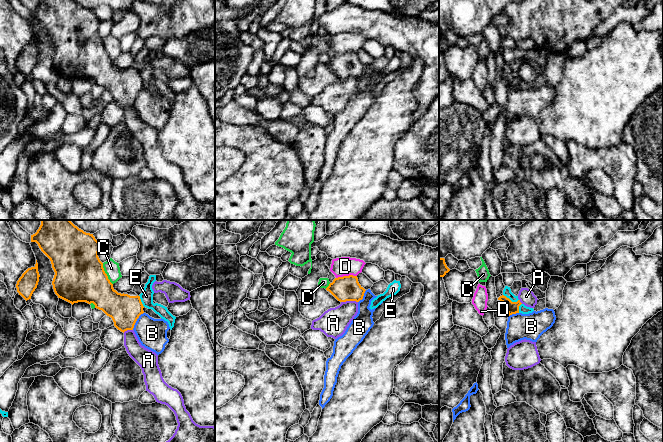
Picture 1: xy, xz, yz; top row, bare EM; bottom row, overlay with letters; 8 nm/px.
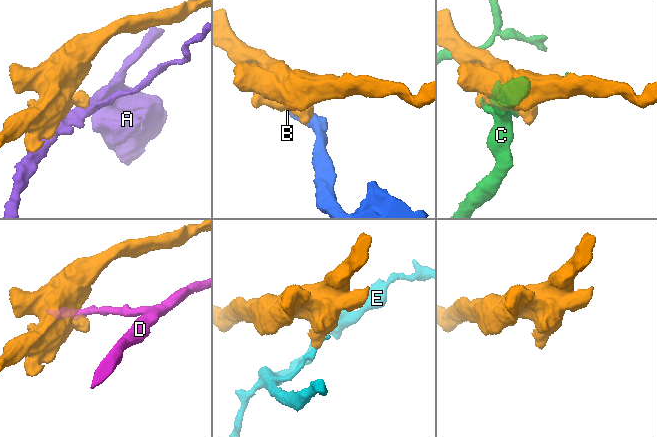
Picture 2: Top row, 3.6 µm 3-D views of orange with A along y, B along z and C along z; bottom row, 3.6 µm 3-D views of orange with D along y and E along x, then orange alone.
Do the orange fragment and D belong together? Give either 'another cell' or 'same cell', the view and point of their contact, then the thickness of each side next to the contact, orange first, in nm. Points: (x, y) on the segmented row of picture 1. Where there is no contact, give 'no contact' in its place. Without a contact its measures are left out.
another cell | xz (346, 276) | 200/160 nm

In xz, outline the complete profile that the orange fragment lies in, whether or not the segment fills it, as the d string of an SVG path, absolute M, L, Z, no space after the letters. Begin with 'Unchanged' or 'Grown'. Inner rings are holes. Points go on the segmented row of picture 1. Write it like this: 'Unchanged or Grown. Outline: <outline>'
Unchanged. Outline: M357 276L338 277L326 288L338 301L356 301L363 299L365 289L359 284Z

